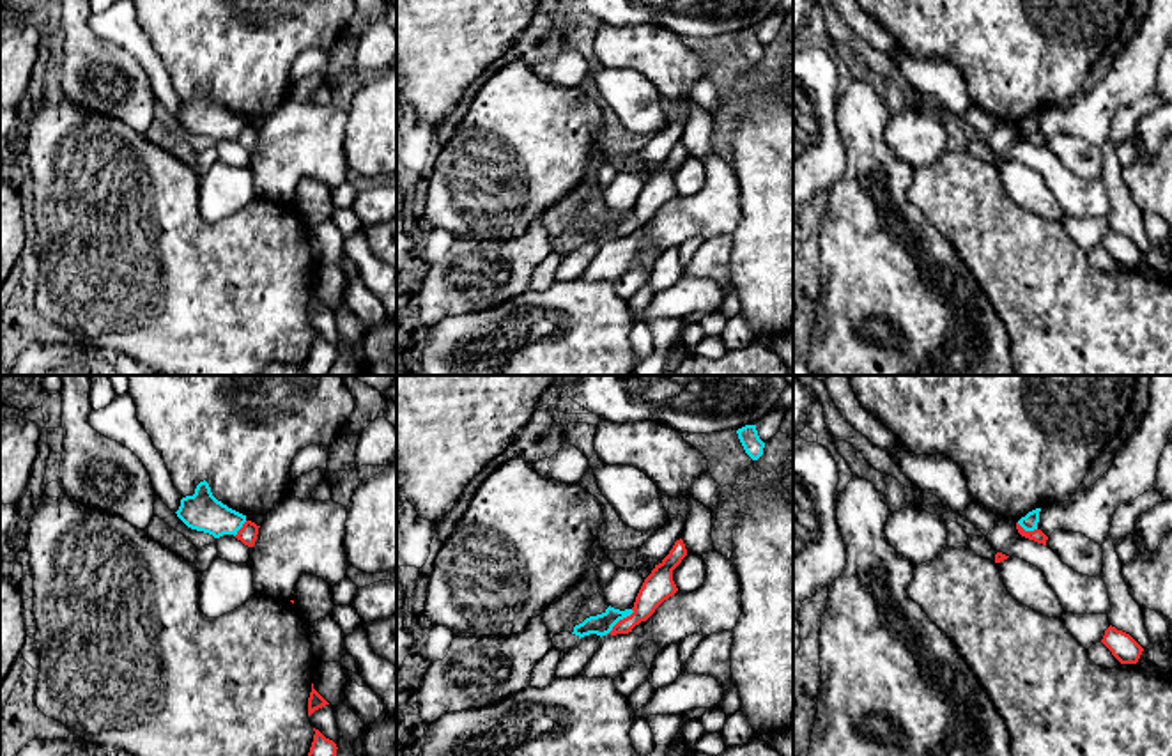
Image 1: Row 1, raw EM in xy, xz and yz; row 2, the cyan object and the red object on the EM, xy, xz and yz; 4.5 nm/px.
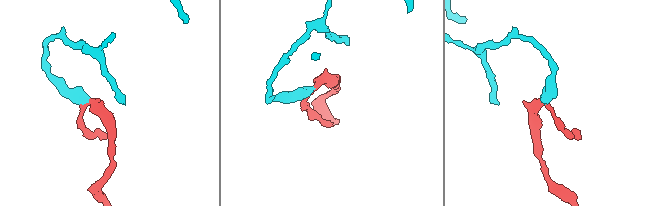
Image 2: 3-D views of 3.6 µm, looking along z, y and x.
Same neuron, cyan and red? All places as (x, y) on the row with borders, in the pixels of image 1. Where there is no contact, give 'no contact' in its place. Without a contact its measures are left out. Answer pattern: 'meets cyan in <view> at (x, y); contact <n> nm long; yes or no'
meets cyan in xz at (620, 618); contact 160 nm long; no

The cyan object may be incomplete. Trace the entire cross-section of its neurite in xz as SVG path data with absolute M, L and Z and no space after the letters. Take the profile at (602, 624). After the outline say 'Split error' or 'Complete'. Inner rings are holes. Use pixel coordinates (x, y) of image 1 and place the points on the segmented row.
M609 606L602 614L590 616L582 623L575 625L572 634L579 637L597 634L602 637L609 634L620 620L630 616L632 613L632 609L620 611Z. Complete

